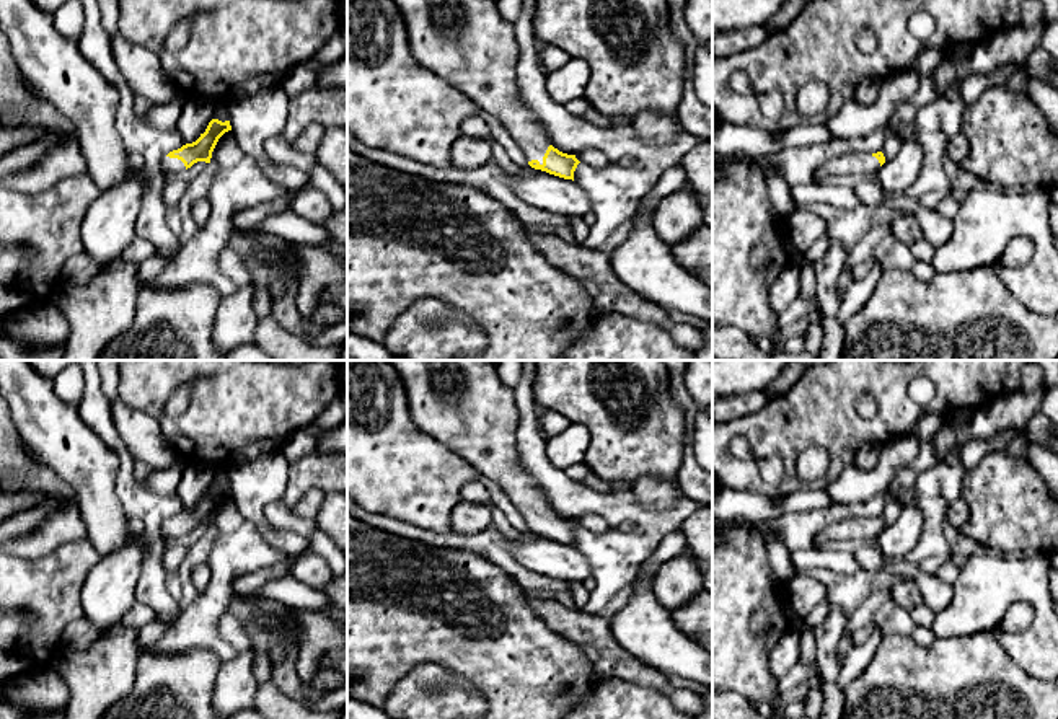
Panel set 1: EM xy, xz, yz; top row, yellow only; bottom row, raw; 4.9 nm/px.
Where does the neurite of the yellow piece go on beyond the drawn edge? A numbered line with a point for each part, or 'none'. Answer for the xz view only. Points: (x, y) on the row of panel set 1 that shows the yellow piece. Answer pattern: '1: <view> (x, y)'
1: xz (467, 43)

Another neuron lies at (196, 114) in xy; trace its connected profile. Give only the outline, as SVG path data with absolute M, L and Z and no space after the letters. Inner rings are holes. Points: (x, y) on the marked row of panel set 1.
M189 98L181 111L179 122L176 126L178 134L186 143L196 142L214 119L215 106L212 99Z

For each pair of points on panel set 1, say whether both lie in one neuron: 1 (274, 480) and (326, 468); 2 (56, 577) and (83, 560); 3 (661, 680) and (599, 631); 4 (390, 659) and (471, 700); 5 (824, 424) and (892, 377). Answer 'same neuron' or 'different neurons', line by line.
1: different neurons
2: same neuron
3: same neuron
4: different neurons
5: same neuron

